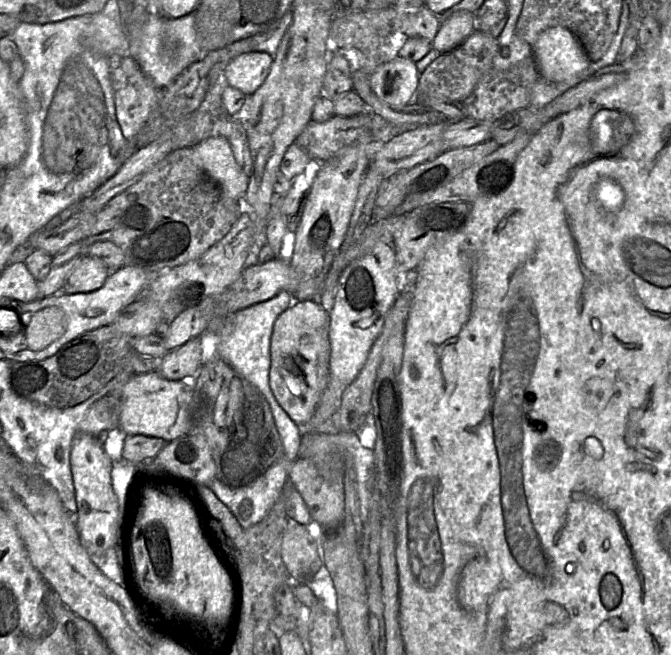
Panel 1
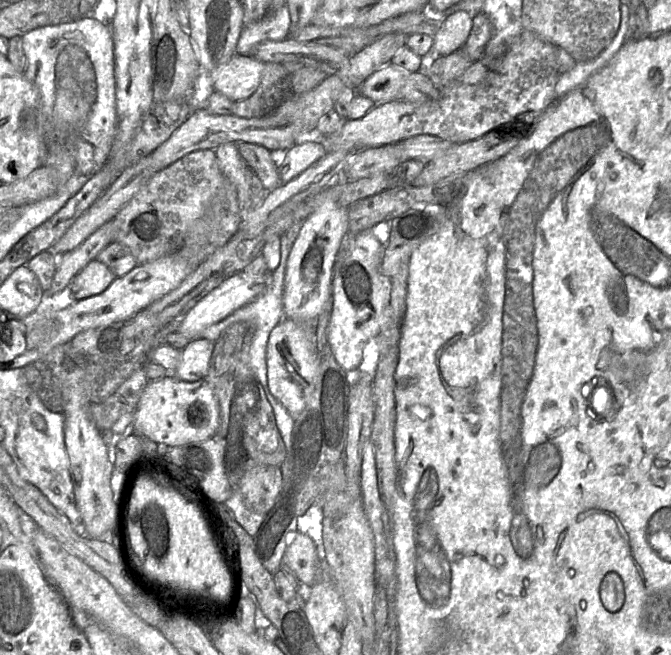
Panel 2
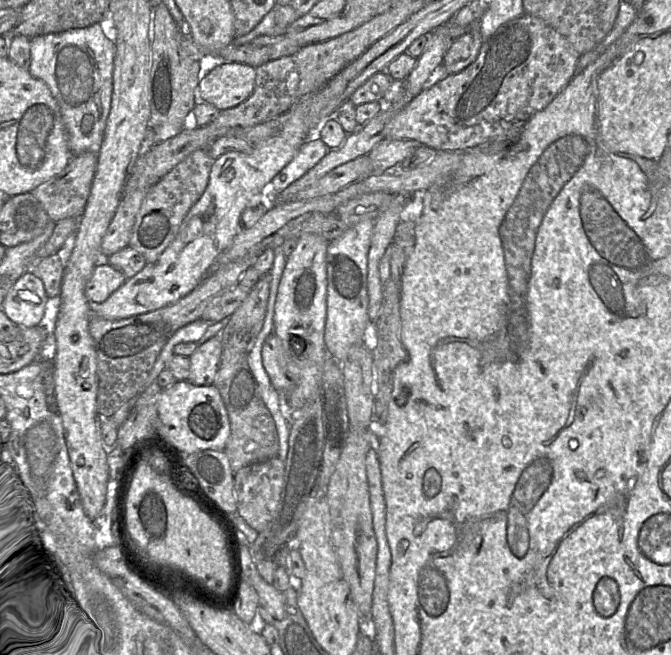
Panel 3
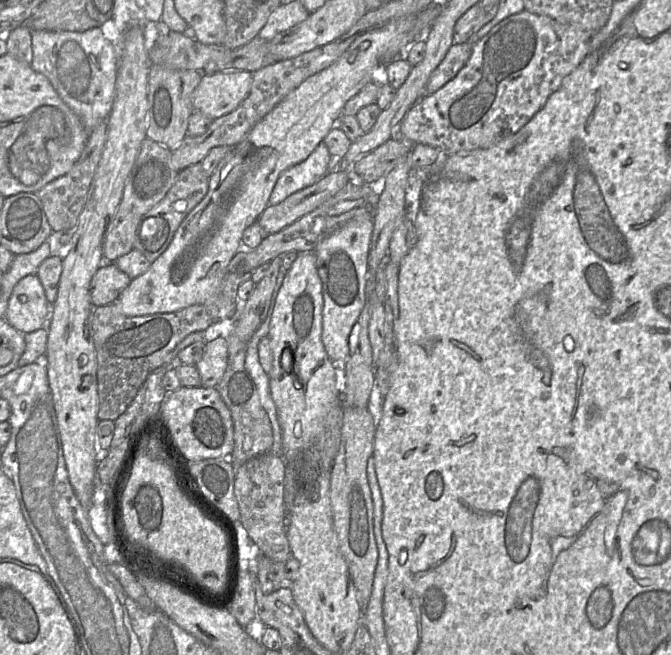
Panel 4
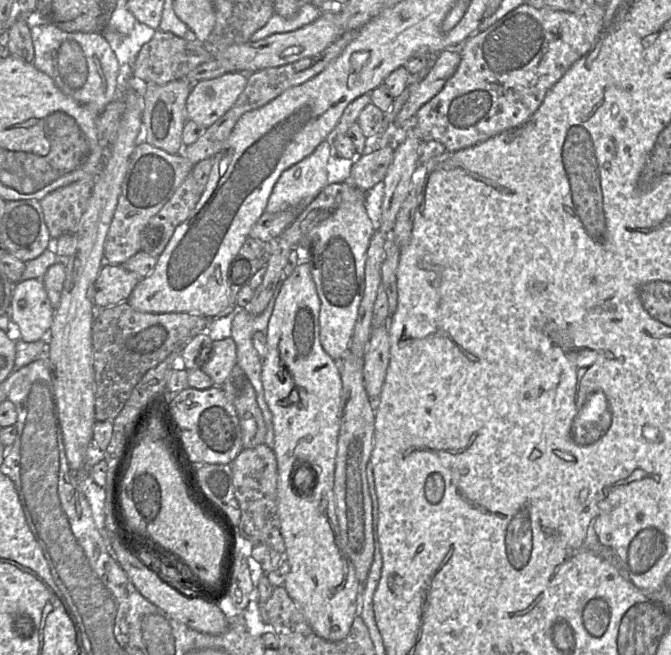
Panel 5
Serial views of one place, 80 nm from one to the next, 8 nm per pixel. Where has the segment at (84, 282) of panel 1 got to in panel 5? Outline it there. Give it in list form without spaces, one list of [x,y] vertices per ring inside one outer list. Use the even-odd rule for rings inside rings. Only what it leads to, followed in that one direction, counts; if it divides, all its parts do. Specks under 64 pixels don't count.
[[[104,262],[94,283],[95,307],[102,309],[126,302],[139,280],[123,265]]]

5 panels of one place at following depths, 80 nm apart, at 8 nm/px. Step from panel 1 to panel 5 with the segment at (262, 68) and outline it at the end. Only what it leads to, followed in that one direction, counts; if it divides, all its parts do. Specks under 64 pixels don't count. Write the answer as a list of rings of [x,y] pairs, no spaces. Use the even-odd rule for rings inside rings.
[[[233,71],[194,83],[186,101],[187,119],[208,128],[235,104],[247,82],[247,74]]]

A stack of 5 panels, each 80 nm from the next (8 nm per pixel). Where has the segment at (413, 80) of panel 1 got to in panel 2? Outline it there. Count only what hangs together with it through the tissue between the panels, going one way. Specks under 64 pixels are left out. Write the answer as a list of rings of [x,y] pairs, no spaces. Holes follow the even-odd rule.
[[[393,64],[384,65],[373,72],[361,85],[357,93],[371,99],[375,104],[398,99],[398,92],[408,72]]]

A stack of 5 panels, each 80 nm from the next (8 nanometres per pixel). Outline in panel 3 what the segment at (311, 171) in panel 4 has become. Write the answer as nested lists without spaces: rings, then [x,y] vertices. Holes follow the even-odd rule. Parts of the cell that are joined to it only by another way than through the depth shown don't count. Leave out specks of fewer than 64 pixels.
[[[311,136],[301,146],[295,157],[272,180],[272,189],[276,195],[300,179],[306,172],[313,168],[327,153],[330,148],[319,138]]]

